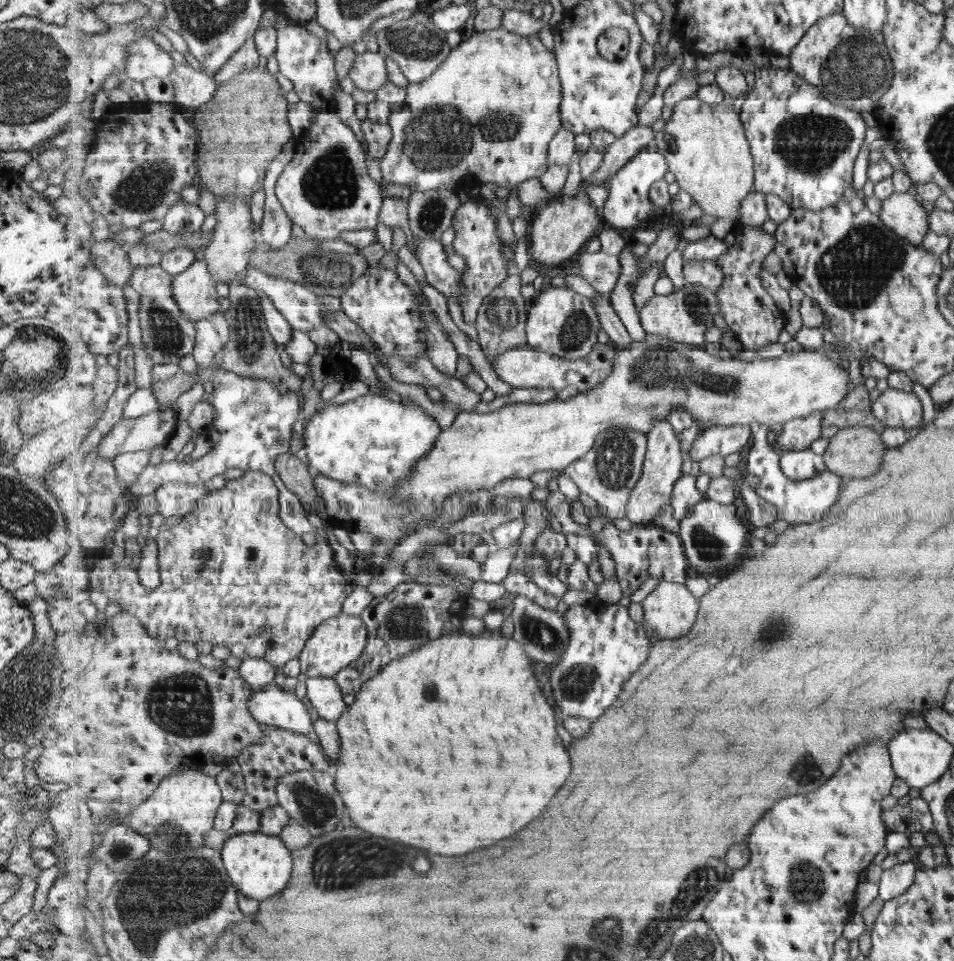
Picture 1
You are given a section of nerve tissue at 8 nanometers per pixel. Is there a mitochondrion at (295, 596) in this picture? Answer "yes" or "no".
no

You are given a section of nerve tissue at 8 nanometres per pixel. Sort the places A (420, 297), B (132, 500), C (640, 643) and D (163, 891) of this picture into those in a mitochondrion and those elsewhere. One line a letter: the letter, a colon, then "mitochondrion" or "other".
A: other
B: other
C: other
D: mitochondrion

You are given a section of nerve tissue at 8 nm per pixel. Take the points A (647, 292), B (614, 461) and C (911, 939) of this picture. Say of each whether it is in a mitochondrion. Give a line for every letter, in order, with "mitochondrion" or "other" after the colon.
A: other
B: mitochondrion
C: other

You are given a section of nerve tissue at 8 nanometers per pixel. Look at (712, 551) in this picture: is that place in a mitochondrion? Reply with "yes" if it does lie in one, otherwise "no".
yes

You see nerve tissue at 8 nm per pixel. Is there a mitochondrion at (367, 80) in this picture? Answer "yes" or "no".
no

